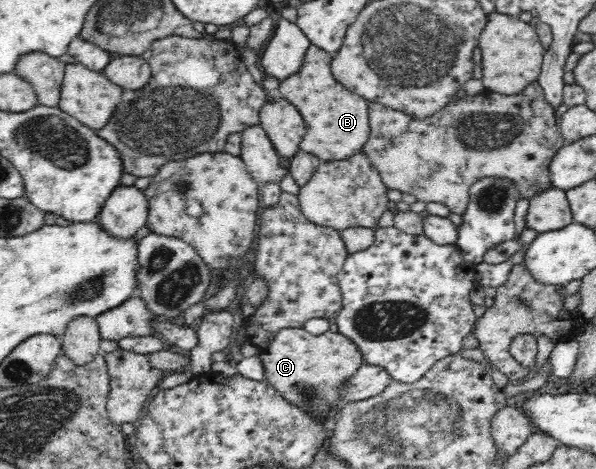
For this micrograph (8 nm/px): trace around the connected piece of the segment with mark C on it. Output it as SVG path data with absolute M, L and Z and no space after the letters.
M284 328L258 356L264 366L265 379L284 399L317 417L325 417L325 421L330 421L326 426L332 433L334 417L342 407L338 387L363 364L358 346L340 332L327 330L324 334L314 336L304 328Z

